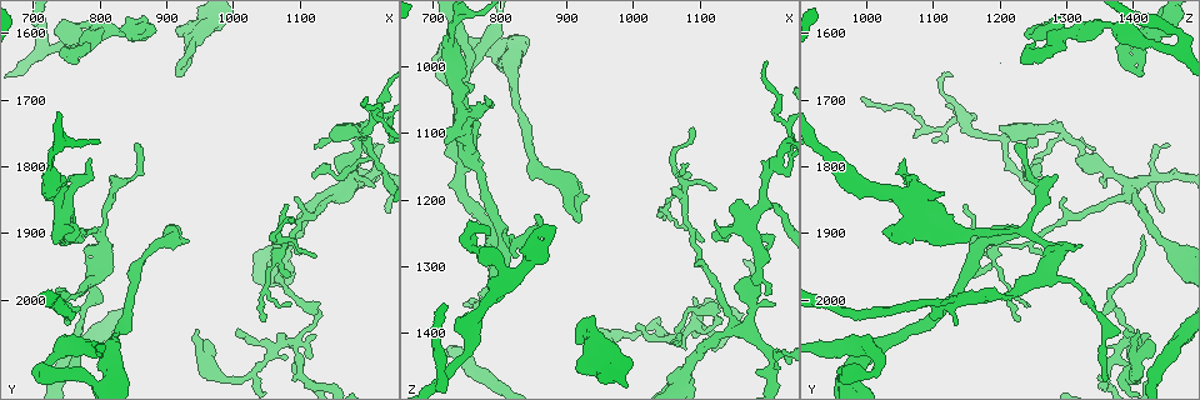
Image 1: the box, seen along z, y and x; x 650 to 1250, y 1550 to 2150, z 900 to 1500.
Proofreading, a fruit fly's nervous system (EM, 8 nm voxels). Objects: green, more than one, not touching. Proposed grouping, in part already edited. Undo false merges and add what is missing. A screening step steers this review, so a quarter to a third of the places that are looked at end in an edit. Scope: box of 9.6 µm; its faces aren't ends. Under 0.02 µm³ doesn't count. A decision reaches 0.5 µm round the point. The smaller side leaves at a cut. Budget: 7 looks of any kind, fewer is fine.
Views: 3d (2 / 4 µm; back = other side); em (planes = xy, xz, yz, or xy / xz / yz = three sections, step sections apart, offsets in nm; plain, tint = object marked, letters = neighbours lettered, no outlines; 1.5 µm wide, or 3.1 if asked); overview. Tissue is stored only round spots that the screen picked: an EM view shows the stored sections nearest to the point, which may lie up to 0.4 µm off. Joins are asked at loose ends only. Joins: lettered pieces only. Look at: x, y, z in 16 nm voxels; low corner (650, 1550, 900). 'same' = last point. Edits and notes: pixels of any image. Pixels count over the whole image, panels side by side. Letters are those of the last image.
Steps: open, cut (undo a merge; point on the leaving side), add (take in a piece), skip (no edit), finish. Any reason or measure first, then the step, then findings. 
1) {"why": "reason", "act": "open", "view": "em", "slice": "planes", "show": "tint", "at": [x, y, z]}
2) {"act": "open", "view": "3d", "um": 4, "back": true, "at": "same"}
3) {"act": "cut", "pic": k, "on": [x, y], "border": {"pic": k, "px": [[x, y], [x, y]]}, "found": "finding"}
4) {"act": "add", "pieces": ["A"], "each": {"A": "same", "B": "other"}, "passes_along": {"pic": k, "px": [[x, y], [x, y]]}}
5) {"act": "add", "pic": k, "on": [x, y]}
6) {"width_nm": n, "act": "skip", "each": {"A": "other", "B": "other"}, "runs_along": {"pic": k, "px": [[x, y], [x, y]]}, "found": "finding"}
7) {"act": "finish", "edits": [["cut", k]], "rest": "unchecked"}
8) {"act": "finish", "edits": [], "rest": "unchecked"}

{"why": "free end", "act": "open", "view": "em", "slice": "xz", "step": 4, "show": "tint", "at": [1120, 1940, 1180]}

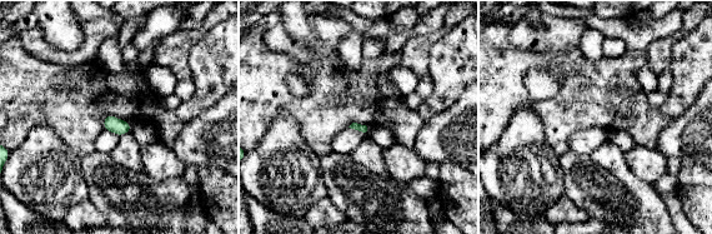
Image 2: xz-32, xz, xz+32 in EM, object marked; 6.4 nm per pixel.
{"why": "see the neighbours", "act": "open", "view": "em", "slice": "xz", "step": 4, "show": "letters", "at": "same"}

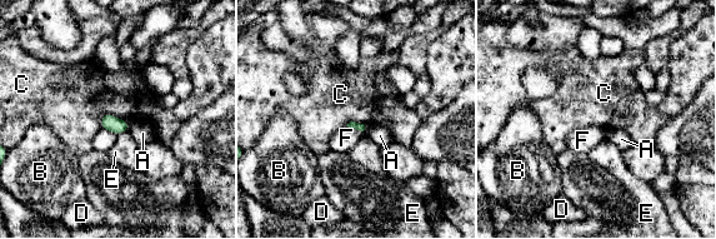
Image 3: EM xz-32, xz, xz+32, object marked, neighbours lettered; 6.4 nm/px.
{"act": "skip", "each": {"A": "other", "B": "other", "C": "other", "D": "other", "E": "other", "F": "other"}, "border": {"pic": 3, "px": [[124, 120], [103, 114], [100, 128]]}, "found": "none of them fits"}

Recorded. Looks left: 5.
{"why": "thin end", "act": "open", "view": "em", "slice": "planes", "show": "letters", "at": [1200, 1700, 990]}

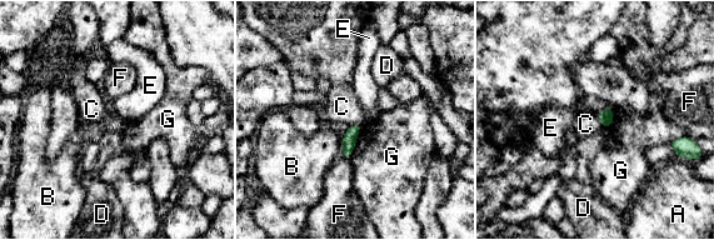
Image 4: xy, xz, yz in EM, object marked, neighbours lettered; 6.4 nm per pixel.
{"act": "skip", "each": {"A": "other", "B": "other", "C": "other", "D": "other", "E": "other", "F": "other", "G": "other"}, "border": {"pic": 4, "px": [[362, 124], [349, 125]]}, "found": "no lettered piece goes on from it"}

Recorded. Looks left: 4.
{"why": "a narrow waist", "act": "open", "view": "3d", "um": 2, "back": true, "at": [1215, 1720, 1145]}

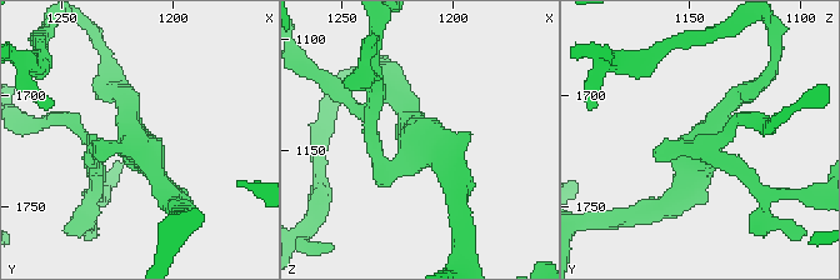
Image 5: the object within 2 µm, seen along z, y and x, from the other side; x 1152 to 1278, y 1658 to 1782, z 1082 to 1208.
{"why": "shape alone is not enough", "act": "open", "view": "em", "slice": "planes", "show": "letters", "at": [1218, 1722, 1146]}

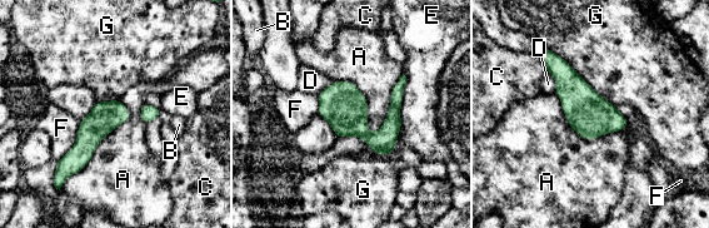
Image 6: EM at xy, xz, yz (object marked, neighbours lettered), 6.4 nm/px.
{"width_nm": 190, "act": "skip", "each": {"A": "other", "B": "other", "C": "other", "D": "other", "E": "other", "F": "other", "G": "other"}, "found": "continuous, no second neuron"}

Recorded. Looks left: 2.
{"act": "finish", "edits": [], "rest": "unchecked"}

